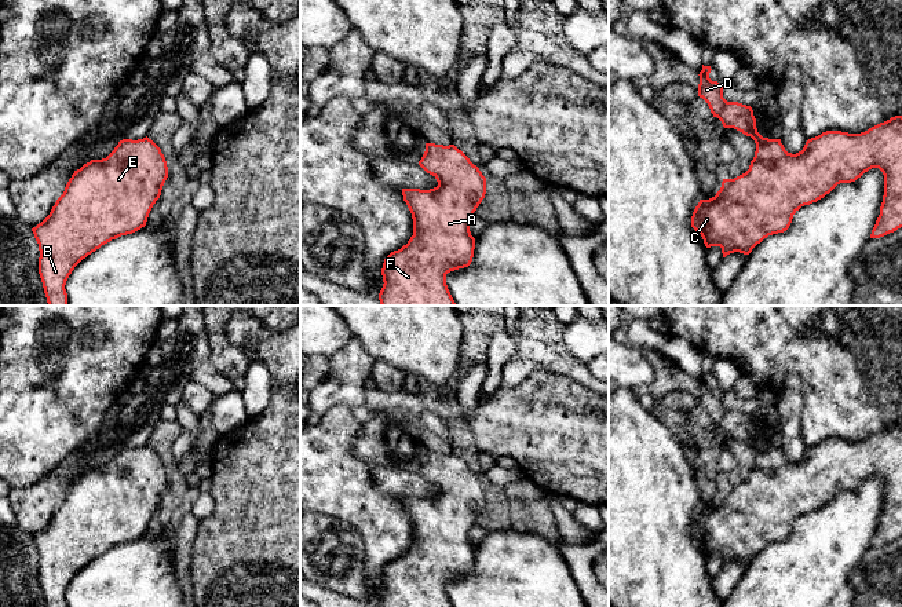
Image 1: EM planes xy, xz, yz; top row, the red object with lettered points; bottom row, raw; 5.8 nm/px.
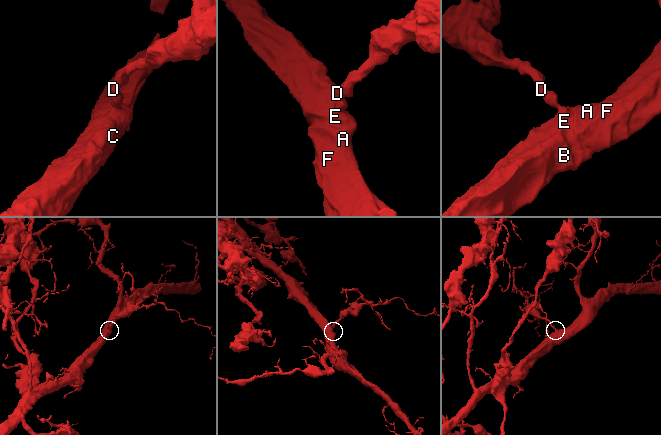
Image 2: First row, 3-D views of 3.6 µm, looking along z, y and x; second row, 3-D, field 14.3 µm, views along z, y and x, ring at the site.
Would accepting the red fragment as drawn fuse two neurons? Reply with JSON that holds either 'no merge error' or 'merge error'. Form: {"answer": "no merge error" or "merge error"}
{"answer": "no merge error"}

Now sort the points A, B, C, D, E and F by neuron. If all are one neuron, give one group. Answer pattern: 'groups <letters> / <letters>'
groups A B C D E F

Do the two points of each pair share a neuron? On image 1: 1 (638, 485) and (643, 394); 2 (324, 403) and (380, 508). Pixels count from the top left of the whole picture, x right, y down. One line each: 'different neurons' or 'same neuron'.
1: different neurons
2: different neurons

